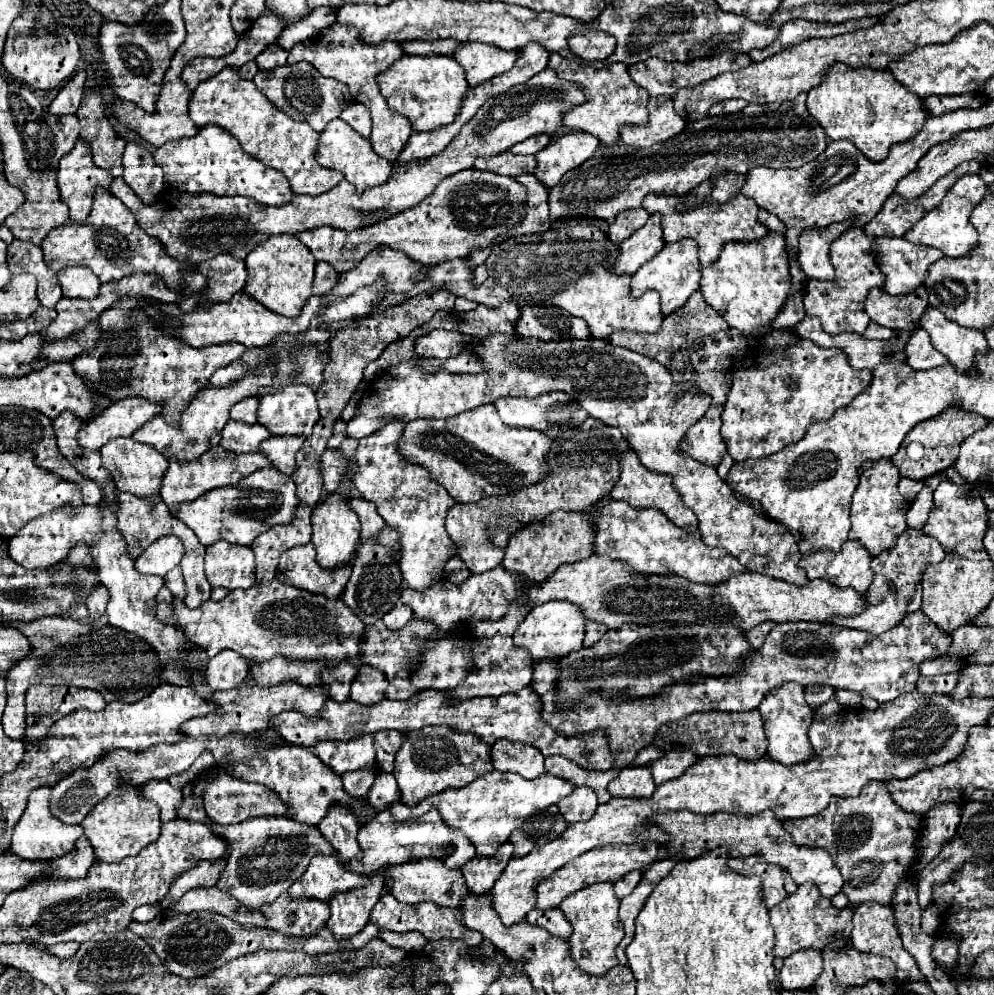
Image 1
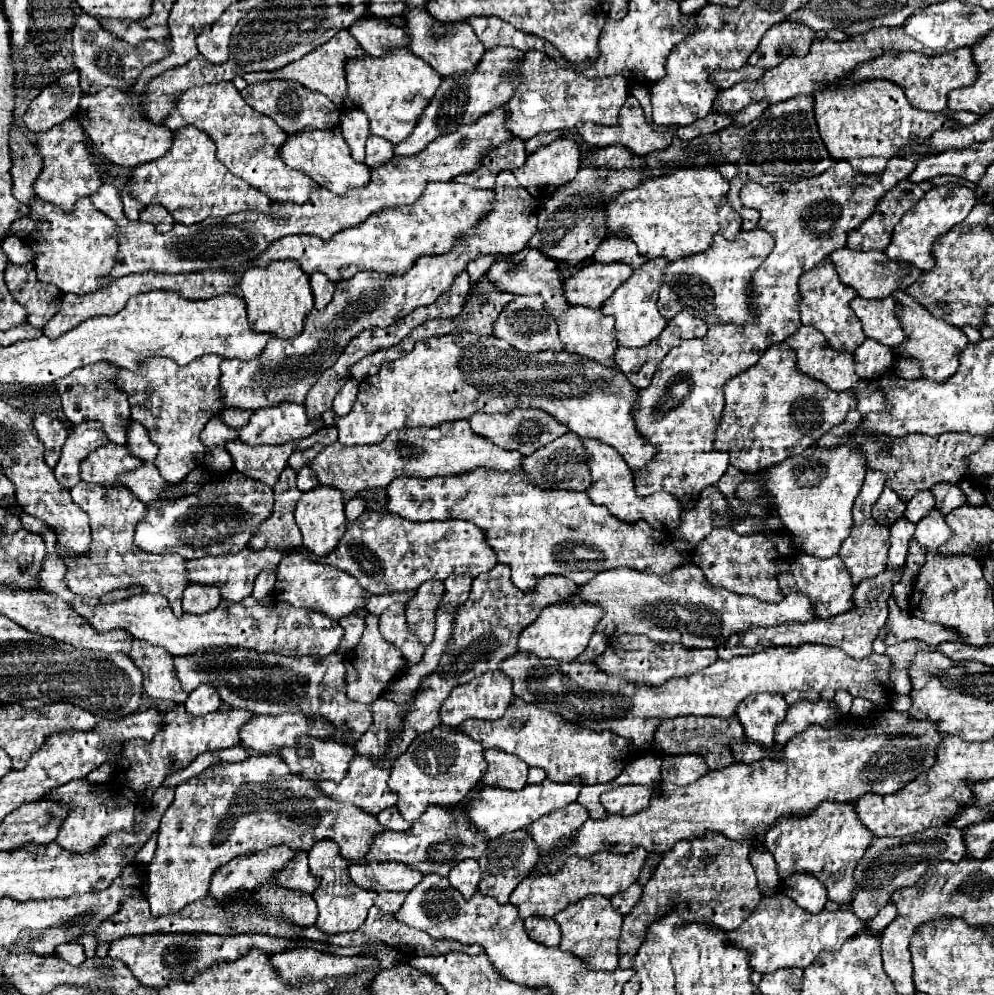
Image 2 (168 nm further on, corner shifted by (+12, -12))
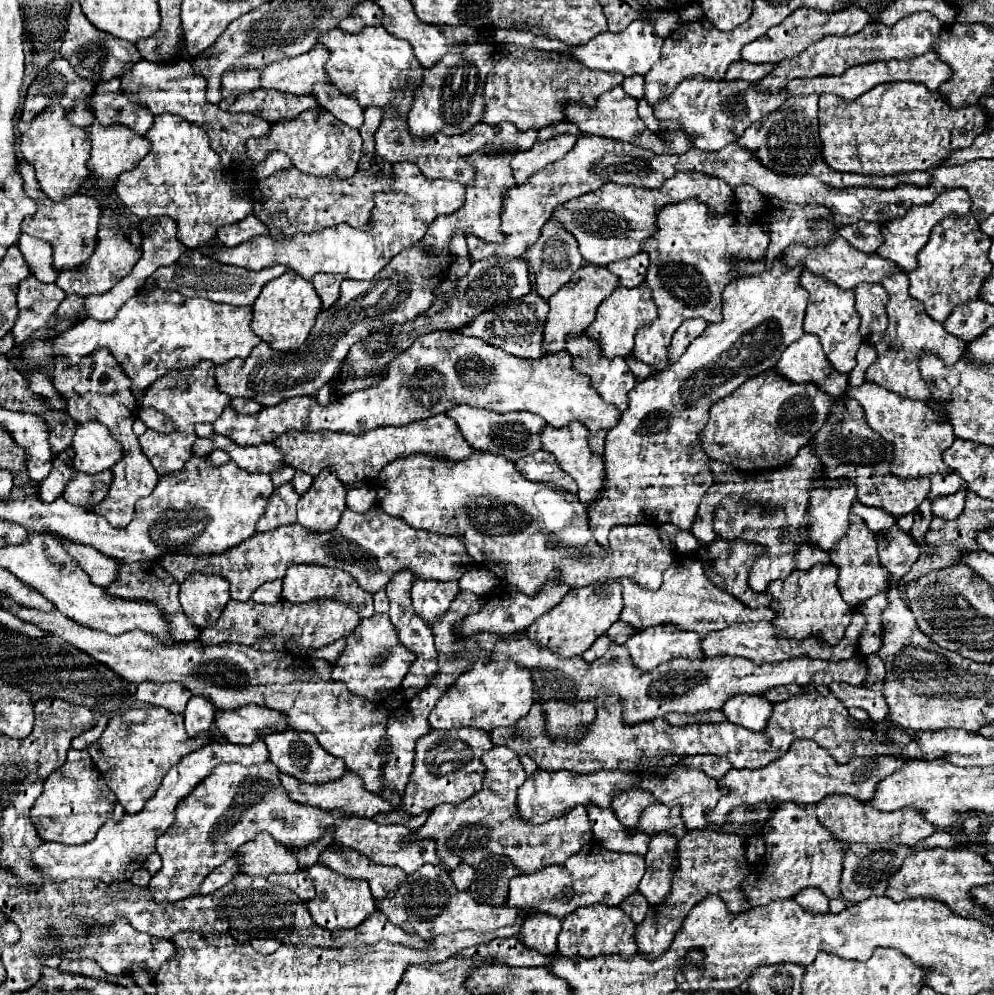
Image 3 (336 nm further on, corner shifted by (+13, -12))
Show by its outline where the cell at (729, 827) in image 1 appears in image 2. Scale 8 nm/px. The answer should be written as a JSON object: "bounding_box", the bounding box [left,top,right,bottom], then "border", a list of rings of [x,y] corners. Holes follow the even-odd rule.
{"bounding_box":[782,873,828,913],"border":[[[796,873],[784,879],[782,893],[788,895],[790,899],[796,899],[800,907],[812,913],[820,913],[824,909],[824,903],[828,901],[824,885],[820,885],[820,881],[808,873],[800,873],[800,875]]]}

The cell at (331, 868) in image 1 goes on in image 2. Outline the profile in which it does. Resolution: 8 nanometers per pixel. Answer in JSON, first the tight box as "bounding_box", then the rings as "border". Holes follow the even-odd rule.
{"bounding_box":[278,851,320,893],"border":[[[306,851],[296,853],[296,859],[280,873],[278,883],[286,889],[292,889],[292,891],[304,891],[304,893],[316,891],[316,887],[320,885],[320,879],[310,873]]]}

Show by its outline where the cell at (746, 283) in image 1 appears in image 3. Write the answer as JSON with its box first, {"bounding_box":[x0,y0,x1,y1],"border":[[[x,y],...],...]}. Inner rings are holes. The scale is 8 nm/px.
{"bounding_box":[635,199,769,371],"border":[[[687,199],[681,203],[673,203],[663,207],[663,211],[657,211],[657,233],[651,235],[641,243],[641,251],[649,255],[649,271],[647,271],[647,285],[653,293],[653,301],[657,305],[657,321],[643,325],[635,335],[635,357],[657,371],[663,371],[667,367],[667,347],[671,343],[673,333],[677,327],[695,317],[703,317],[708,323],[718,323],[723,319],[722,293],[727,283],[735,279],[731,259],[763,259],[769,245],[769,235],[763,233],[751,219],[747,219],[741,213],[729,213],[729,215],[711,215],[709,207],[701,203],[699,199]]]}

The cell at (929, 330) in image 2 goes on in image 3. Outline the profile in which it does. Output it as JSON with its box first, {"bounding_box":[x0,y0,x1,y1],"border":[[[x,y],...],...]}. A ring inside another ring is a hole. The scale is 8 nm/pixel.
{"bounding_box":[865,271,965,399],"border":[[[899,271],[891,277],[883,279],[881,285],[885,287],[885,291],[889,295],[889,301],[885,305],[887,315],[889,315],[889,327],[887,327],[887,335],[883,335],[881,343],[875,345],[879,357],[867,369],[865,381],[877,383],[889,391],[907,395],[911,399],[927,399],[927,391],[931,391],[931,385],[923,383],[923,377],[919,375],[919,365],[915,363],[915,359],[919,359],[919,351],[931,351],[933,355],[939,355],[943,359],[943,363],[953,365],[955,361],[961,359],[965,343],[959,337],[947,333],[939,321],[931,319],[925,313],[925,307],[917,299],[911,299],[911,295],[907,293],[907,273]]]}

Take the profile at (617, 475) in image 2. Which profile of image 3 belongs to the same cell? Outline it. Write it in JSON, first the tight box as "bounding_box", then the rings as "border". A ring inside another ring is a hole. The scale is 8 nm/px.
{"bounding_box":[541,421,605,505],"border":[[[579,421],[569,423],[569,425],[561,427],[561,429],[545,425],[543,431],[541,431],[541,445],[543,445],[545,451],[553,453],[555,459],[557,459],[557,463],[559,463],[559,467],[577,481],[577,485],[579,485],[577,497],[581,499],[581,503],[593,505],[595,497],[597,497],[597,493],[599,493],[599,489],[601,489],[601,485],[605,481],[605,467],[603,467],[603,457],[595,457],[589,451],[587,435],[589,435],[587,427],[583,423],[579,423]]]}

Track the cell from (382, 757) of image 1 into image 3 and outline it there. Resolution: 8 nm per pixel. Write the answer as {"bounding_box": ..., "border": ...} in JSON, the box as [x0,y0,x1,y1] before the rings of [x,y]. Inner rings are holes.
{"bounding_box":[413,579,459,626],"border":[[[417,579],[413,583],[413,607],[415,613],[427,625],[431,626],[434,621],[442,617],[459,593],[457,581],[429,581],[429,579]]]}

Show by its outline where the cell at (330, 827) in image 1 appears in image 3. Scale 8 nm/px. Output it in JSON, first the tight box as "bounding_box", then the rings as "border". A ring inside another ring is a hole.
{"bounding_box":[307,863,375,931],"border":[[[315,863],[313,867],[307,869],[307,873],[311,875],[311,879],[315,881],[315,897],[309,899],[307,909],[313,917],[313,921],[327,929],[327,931],[337,931],[337,929],[353,929],[357,925],[361,925],[373,911],[375,911],[375,899],[371,895],[369,883],[361,881],[361,879],[349,879],[343,877],[335,871],[331,871],[329,867]]]}

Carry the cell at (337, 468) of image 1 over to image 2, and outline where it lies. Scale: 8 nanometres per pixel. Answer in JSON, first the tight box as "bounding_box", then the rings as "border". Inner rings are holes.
{"bounding_box":[298,467,320,491],"border":[[[310,467],[300,469],[300,473],[298,473],[298,489],[300,489],[300,491],[310,491],[310,489],[316,487],[316,485],[320,485],[316,473],[314,473]]]}

